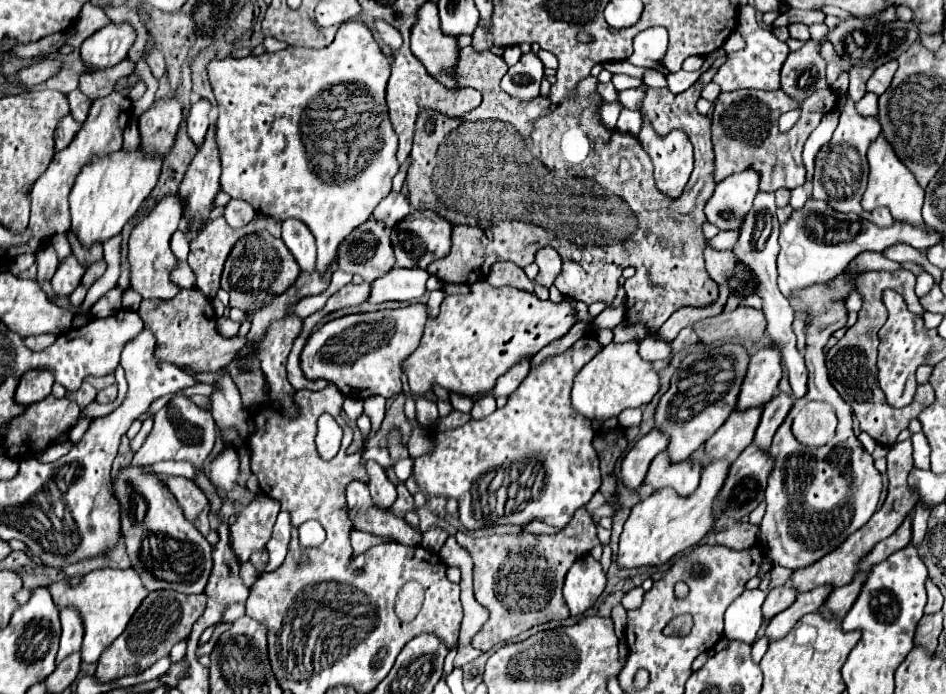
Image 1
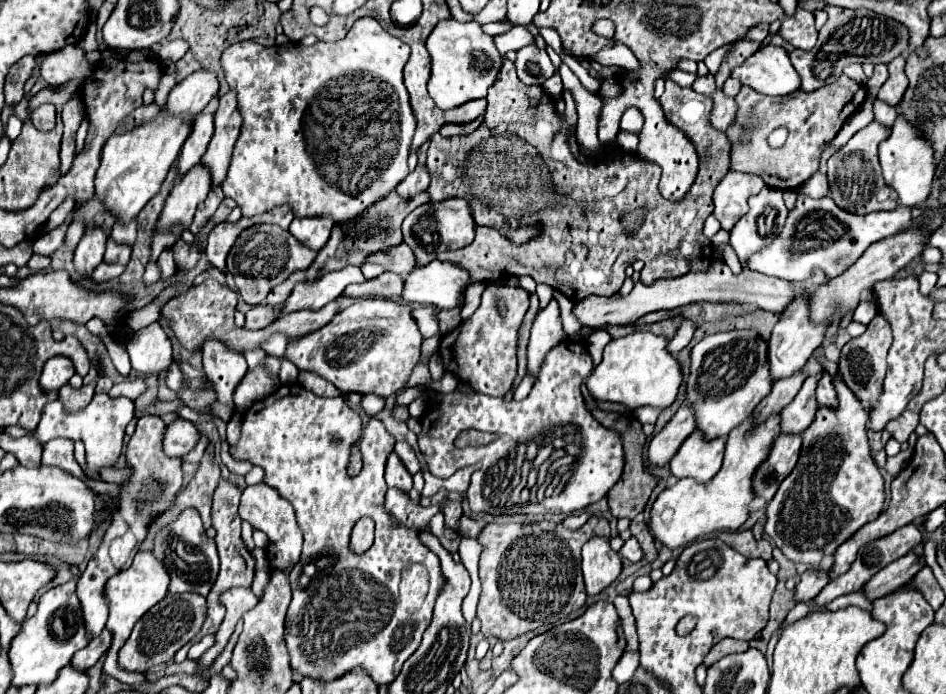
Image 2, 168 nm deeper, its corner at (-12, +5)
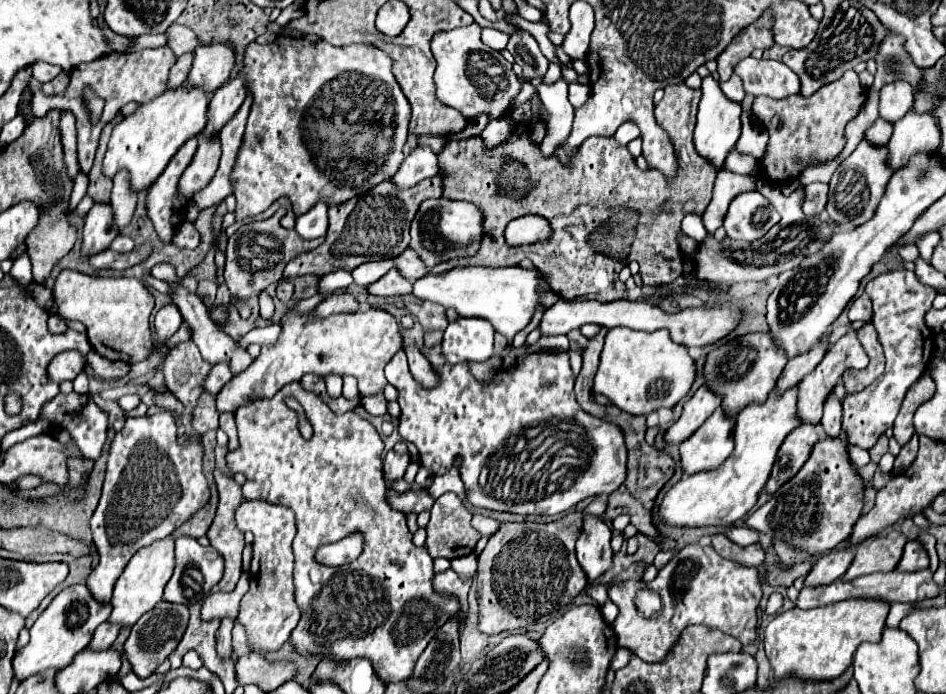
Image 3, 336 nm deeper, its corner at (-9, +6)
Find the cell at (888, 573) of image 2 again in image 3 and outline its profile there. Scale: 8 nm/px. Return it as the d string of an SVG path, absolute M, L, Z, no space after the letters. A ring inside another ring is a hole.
M907 541L903 557L895 569L897 571L921 571L927 567L929 567L929 557L923 545L919 541Z

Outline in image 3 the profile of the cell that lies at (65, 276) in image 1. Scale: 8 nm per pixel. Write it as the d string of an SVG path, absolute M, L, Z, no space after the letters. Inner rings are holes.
M95 203L85 217L81 255L93 257L93 255L109 249L109 245L117 237L117 233L119 231L115 229L113 217L111 217L111 205Z

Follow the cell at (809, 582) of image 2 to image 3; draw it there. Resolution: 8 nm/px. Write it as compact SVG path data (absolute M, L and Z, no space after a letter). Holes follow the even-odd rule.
M841 549L841 551L825 553L811 567L809 575L805 577L805 585L807 587L819 587L819 585L827 585L831 581L837 581L847 571L851 561L853 561L853 549Z

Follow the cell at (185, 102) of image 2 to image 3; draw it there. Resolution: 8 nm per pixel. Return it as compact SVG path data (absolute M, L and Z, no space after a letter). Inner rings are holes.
M215 43L209 47L199 45L195 49L193 67L187 75L185 85L187 87L199 85L209 95L229 79L231 67L233 67L233 49L229 45L223 43Z

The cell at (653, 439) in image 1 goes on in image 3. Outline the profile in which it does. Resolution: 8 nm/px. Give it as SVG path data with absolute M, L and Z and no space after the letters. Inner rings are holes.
M705 385L695 391L695 395L685 403L681 417L663 433L663 441L671 445L679 445L687 437L691 437L721 405L719 397L713 395Z

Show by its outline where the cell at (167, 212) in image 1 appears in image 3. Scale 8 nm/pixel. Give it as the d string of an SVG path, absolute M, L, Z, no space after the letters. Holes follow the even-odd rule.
M201 137L199 149L191 161L191 165L185 169L185 173L179 179L179 195L185 199L193 199L197 191L209 185L211 177L215 175L215 169L219 165L219 139L205 139Z

